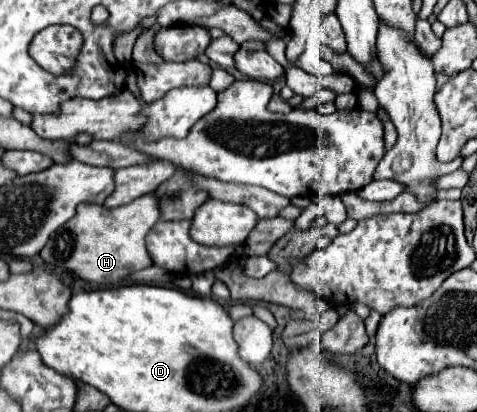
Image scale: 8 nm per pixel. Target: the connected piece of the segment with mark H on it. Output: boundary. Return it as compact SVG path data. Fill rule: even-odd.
M151 194L111 210L95 204L79 204L77 214L49 238L39 256L45 264L63 266L85 282L117 284L131 272L153 264L149 254L145 254L145 234L153 228L159 216L161 212L157 208L157 200Z

